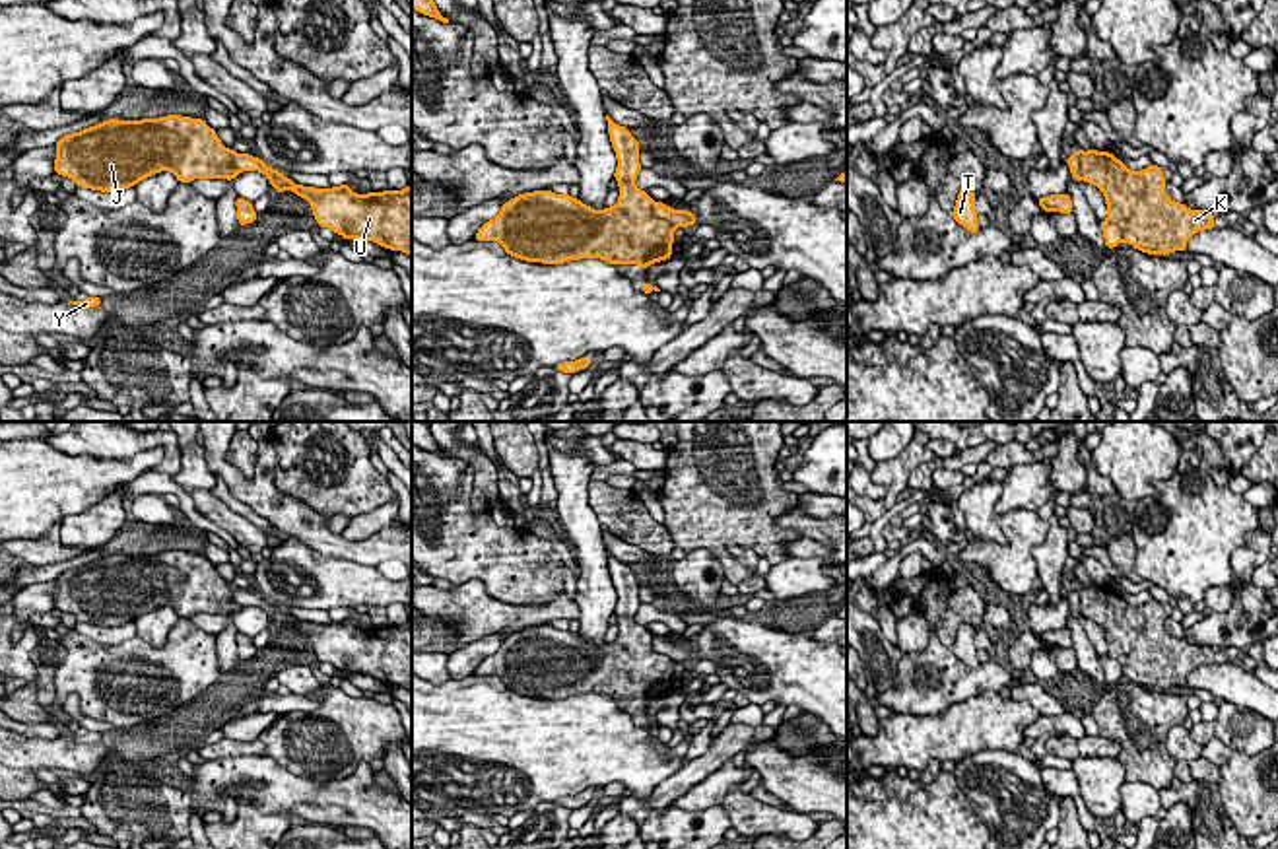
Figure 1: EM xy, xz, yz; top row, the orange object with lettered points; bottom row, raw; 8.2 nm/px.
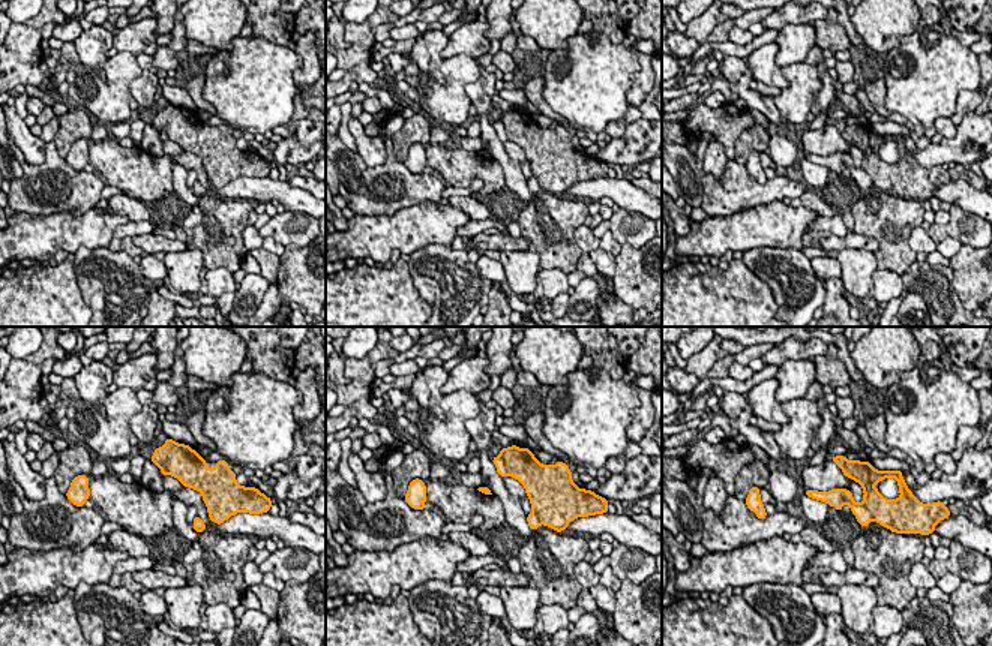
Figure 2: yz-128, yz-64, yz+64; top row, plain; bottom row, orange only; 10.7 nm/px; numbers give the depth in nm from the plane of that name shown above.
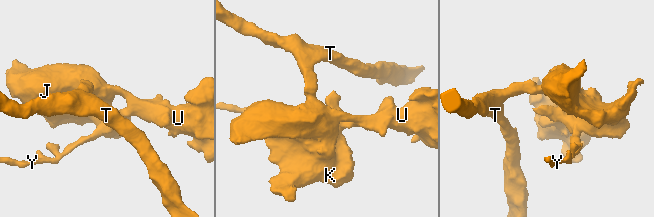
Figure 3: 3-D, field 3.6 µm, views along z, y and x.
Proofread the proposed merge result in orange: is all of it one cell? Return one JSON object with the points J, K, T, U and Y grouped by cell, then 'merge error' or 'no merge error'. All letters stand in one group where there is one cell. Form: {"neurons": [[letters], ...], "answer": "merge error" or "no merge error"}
{"neurons": [["J", "K", "T", "U", "Y"]], "answer": "no merge error"}

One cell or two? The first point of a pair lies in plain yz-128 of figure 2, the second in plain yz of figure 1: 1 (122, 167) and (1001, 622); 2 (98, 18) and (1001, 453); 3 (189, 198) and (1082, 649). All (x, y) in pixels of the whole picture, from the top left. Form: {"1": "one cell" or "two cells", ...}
{"1": "two cells", "2": "two cells", "3": "one cell"}

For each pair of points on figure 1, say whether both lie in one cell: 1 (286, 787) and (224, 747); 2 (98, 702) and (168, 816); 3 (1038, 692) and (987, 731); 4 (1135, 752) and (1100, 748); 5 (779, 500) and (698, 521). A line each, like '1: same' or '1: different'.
1: different
2: same
3: different
4: different
5: same

